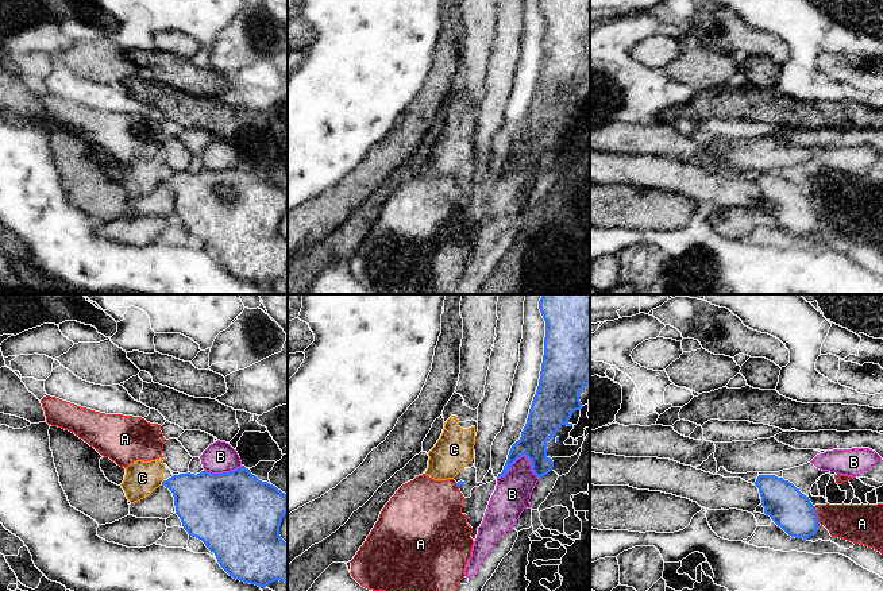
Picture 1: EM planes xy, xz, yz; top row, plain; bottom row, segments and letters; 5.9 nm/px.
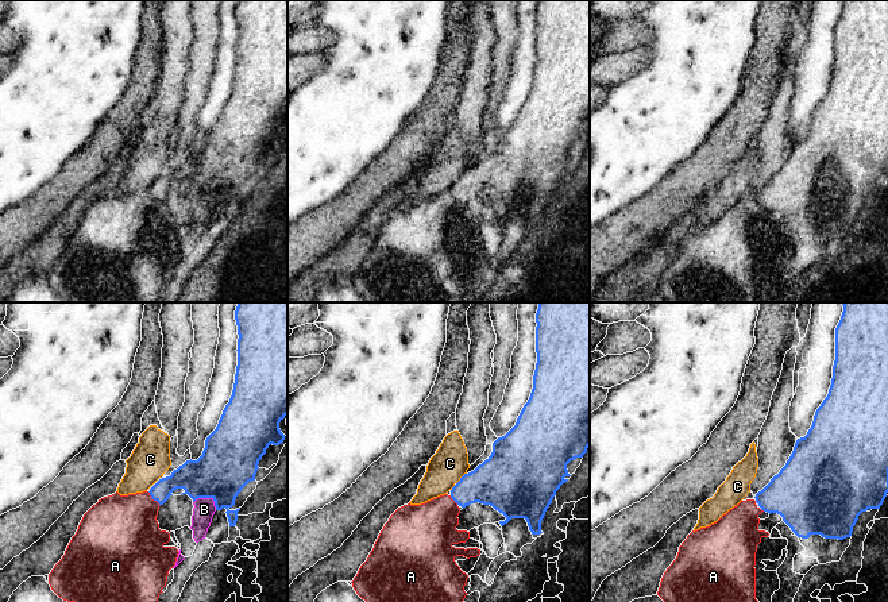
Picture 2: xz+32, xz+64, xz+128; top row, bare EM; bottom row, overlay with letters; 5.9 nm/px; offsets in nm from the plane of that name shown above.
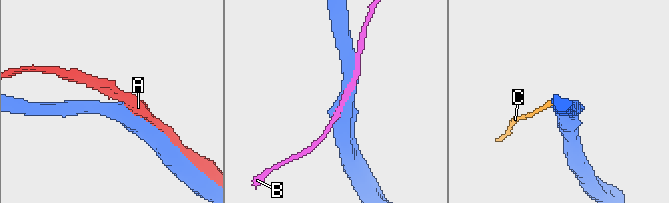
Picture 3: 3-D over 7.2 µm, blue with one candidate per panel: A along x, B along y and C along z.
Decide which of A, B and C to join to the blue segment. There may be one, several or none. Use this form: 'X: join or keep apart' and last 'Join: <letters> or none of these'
A: keep apart
B: keep apart
C: keep apart
Join: none of these

